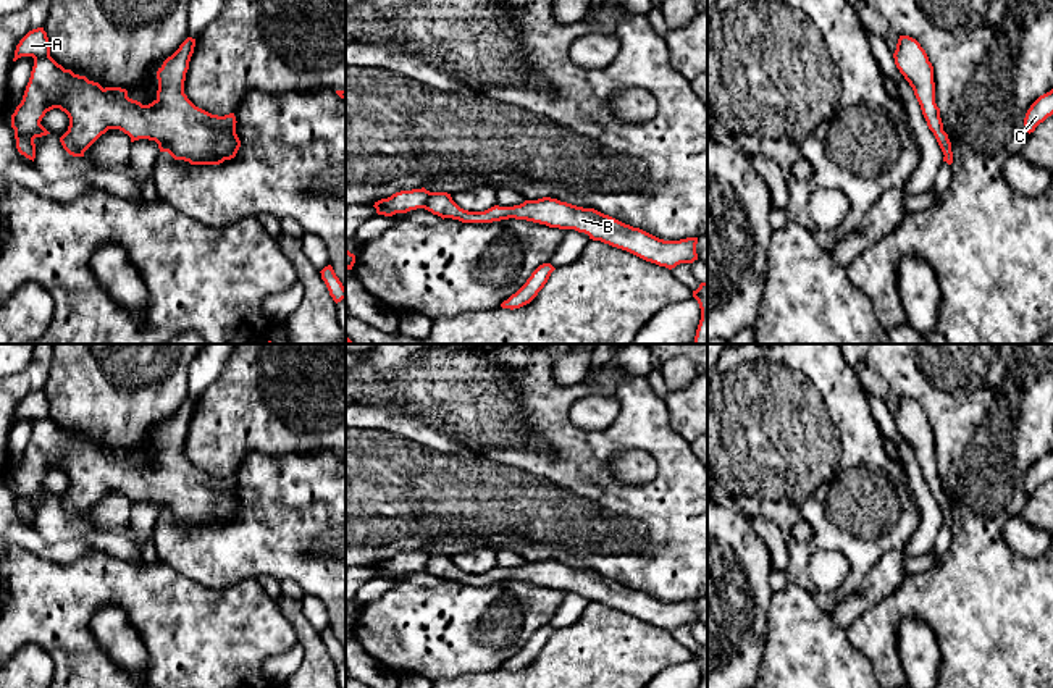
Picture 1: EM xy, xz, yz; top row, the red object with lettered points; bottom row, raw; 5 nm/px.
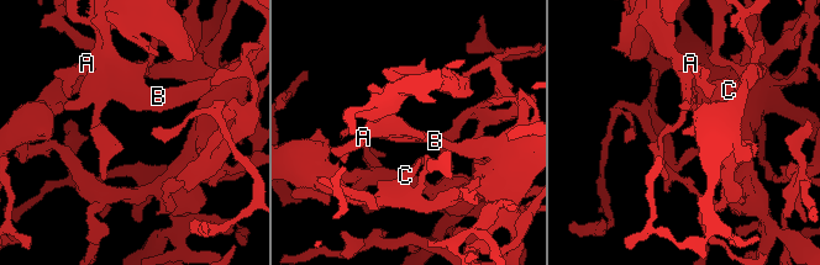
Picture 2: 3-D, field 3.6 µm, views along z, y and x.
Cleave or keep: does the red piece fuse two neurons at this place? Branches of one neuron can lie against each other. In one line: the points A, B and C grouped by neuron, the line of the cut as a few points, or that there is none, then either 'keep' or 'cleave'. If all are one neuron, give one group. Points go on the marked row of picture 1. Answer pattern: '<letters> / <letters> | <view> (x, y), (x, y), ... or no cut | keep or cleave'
A / B C | xy (183, 92), (159, 104), (147, 133), (134, 131), (130, 136) | cleave

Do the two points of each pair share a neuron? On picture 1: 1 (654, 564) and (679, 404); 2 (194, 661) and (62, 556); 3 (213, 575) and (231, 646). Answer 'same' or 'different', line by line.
1: different
2: different
3: different

